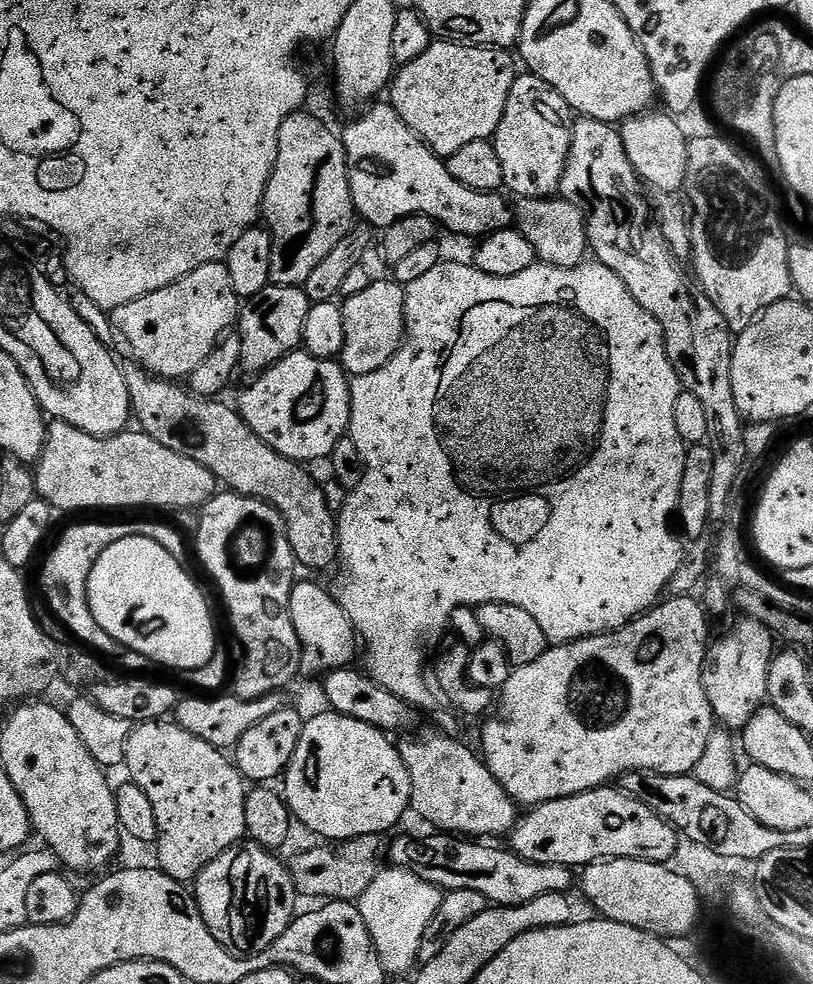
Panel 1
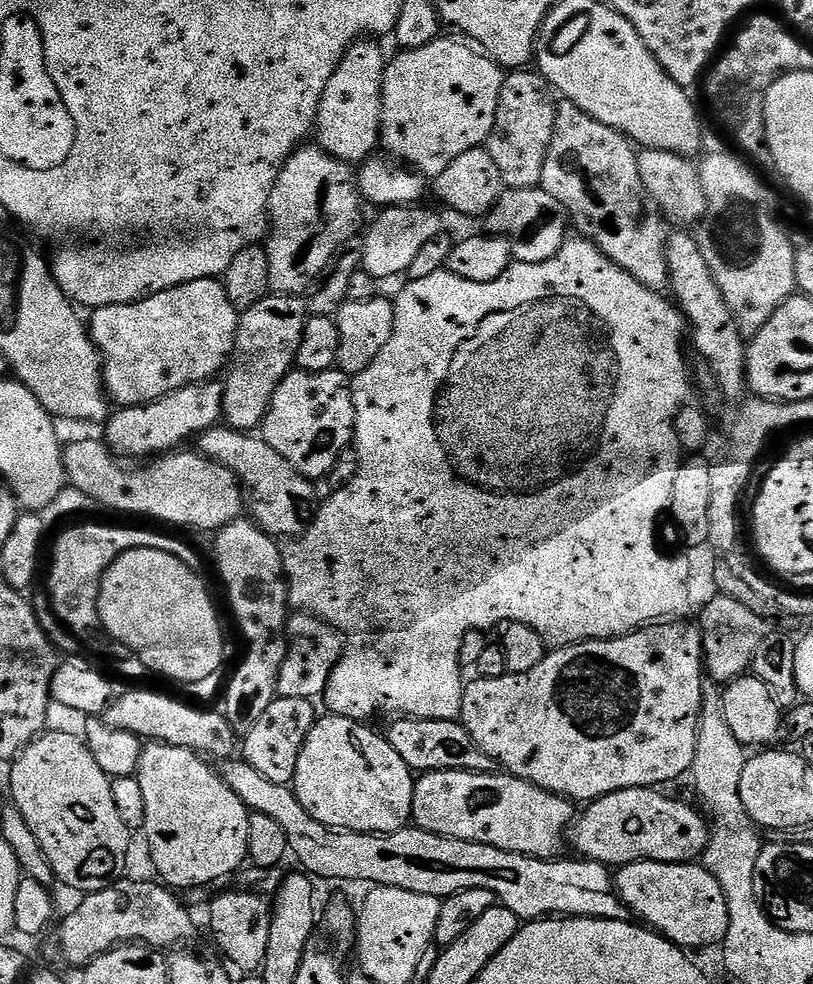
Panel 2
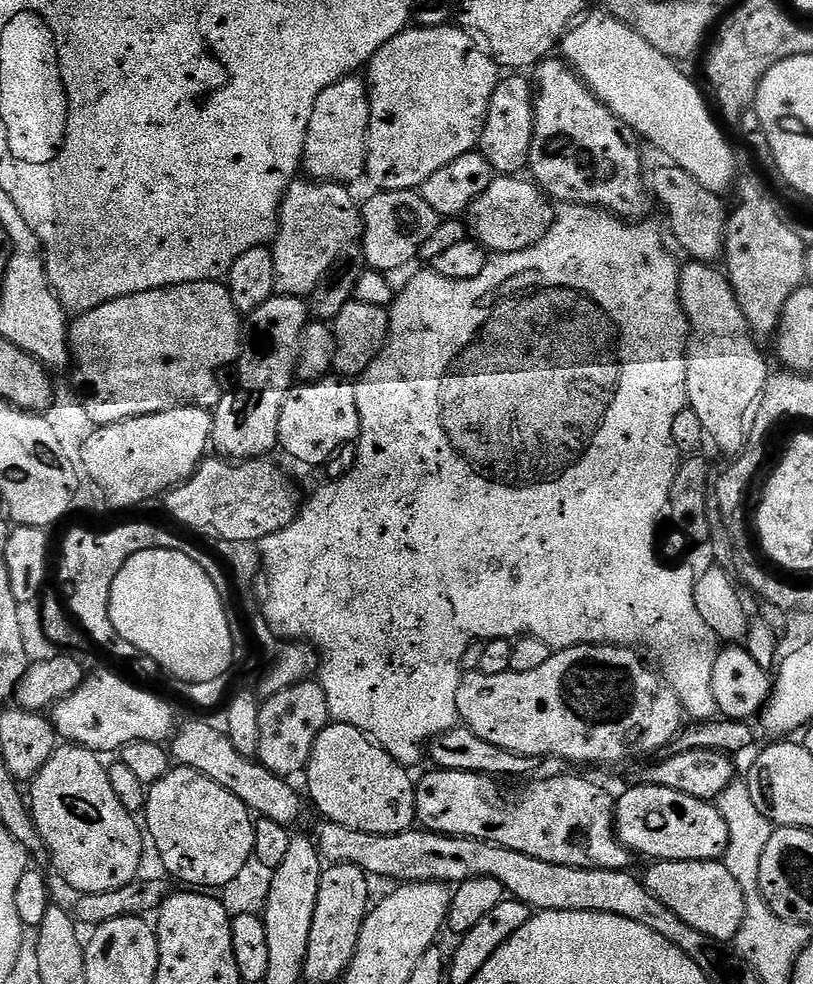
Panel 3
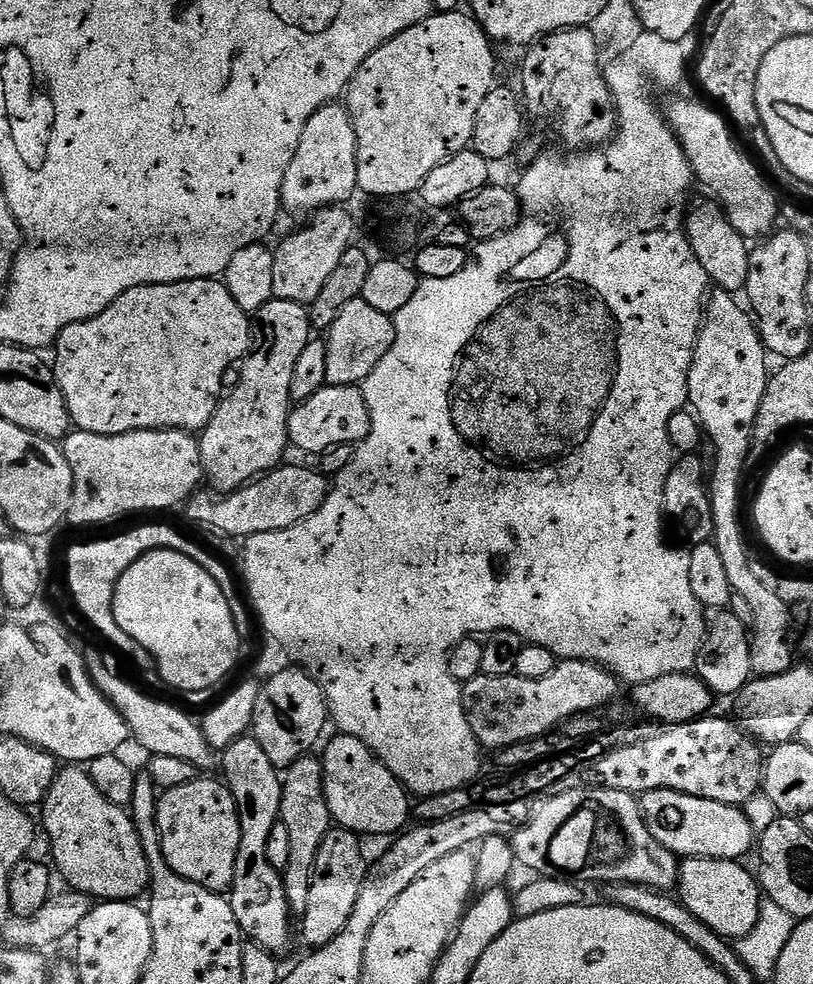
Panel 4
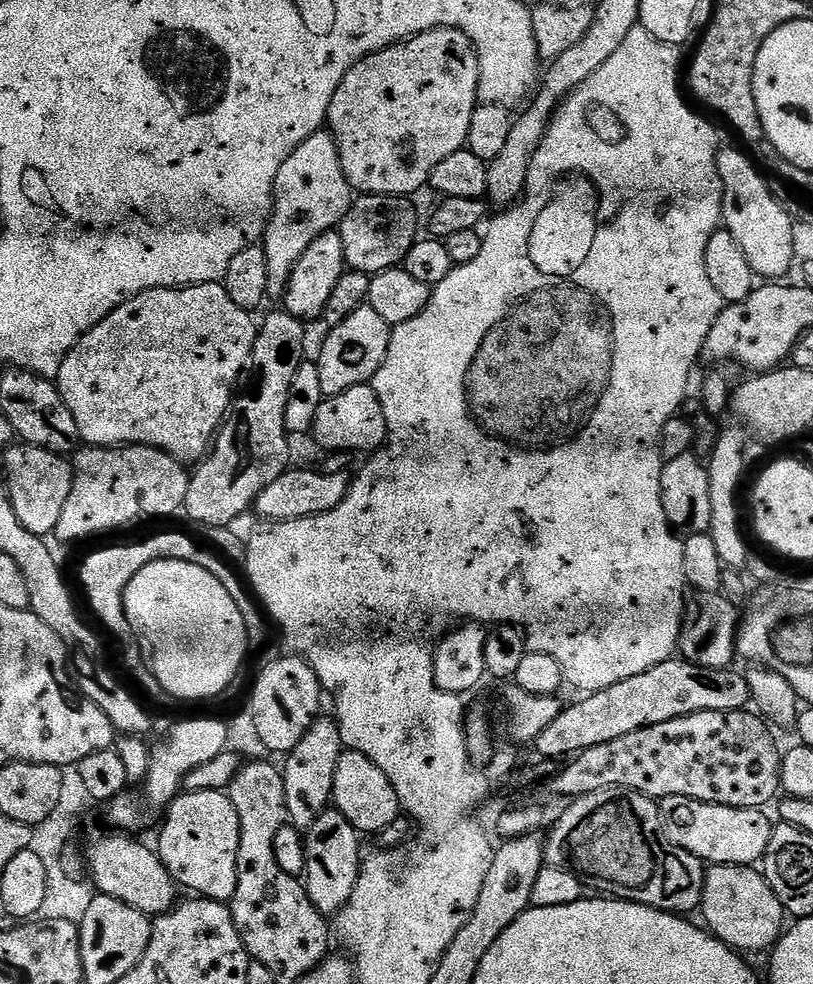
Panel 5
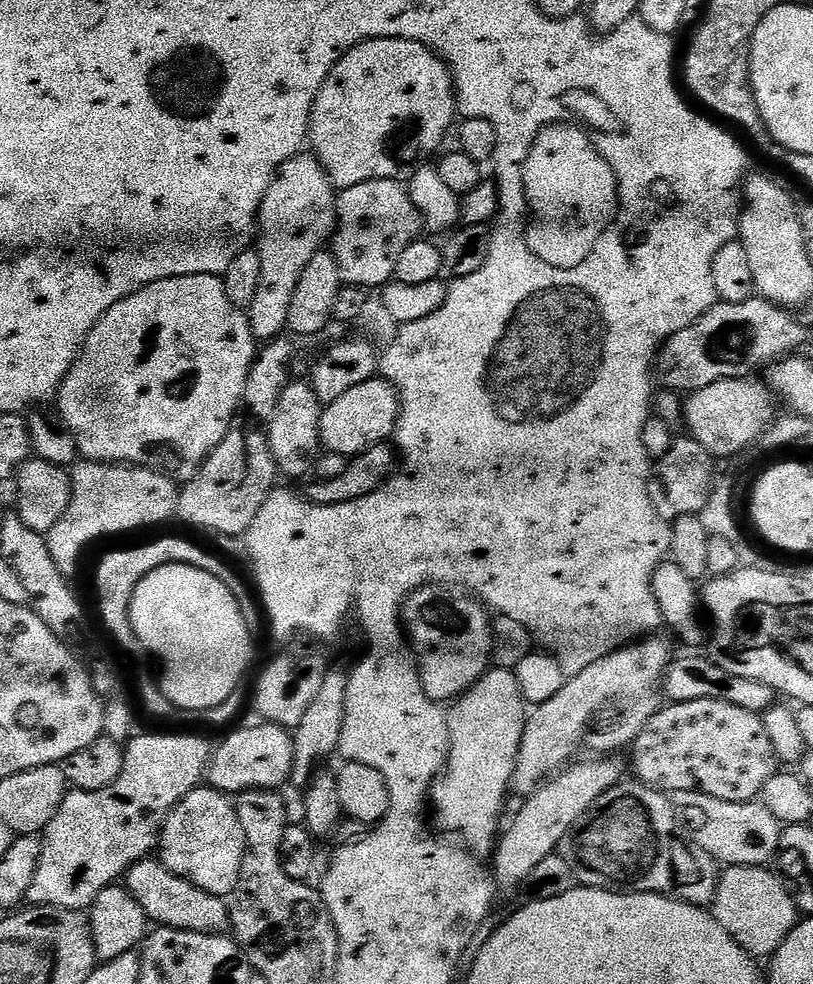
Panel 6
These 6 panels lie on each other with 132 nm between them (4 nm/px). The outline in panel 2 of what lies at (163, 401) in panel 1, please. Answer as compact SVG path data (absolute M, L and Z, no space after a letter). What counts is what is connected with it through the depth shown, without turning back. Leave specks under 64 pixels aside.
M217 426L202 433L198 437L198 444L199 451L209 460L225 464L236 475L250 501L251 515L260 529L273 538L299 538L304 535L313 481L294 470L294 466L290 466L290 462L286 462L286 458L282 458L274 446L266 443L263 435Z

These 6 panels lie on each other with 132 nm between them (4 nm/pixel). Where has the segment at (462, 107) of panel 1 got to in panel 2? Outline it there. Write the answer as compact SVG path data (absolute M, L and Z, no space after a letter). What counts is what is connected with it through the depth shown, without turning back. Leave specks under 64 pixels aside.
M438 38L426 46L397 51L397 56L387 61L384 70L380 144L393 161L425 178L442 174L442 170L446 170L458 154L487 145L490 130L494 130L498 98L502 94L502 82L506 75L505 69L491 56L477 50L471 43L460 38L444 39Z

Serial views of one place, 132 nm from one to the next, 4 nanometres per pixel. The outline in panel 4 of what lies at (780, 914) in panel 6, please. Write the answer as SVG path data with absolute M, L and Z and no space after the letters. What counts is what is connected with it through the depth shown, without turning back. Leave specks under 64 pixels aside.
M701 856L685 859L680 866L680 903L690 910L690 914L694 914L694 918L732 942L750 934L760 917L762 889L757 877L753 873L751 876L744 866L734 860L707 860Z

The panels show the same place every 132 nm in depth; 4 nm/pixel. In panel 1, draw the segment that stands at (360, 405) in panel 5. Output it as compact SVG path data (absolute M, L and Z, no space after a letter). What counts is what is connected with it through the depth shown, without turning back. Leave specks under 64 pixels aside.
M297 350L289 356L283 356L274 366L259 373L256 380L240 396L238 411L246 426L254 430L266 444L287 460L305 462L304 460L324 460L331 457L334 446L348 435L350 406L352 405L352 385L343 364L336 360L314 358L309 352Z

